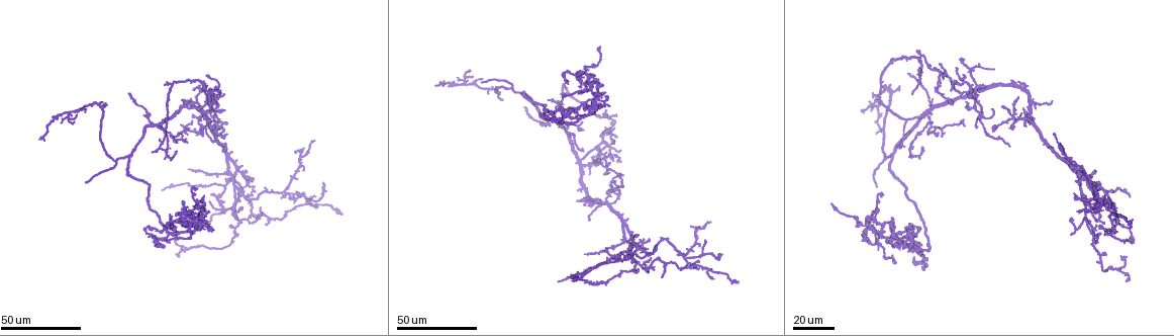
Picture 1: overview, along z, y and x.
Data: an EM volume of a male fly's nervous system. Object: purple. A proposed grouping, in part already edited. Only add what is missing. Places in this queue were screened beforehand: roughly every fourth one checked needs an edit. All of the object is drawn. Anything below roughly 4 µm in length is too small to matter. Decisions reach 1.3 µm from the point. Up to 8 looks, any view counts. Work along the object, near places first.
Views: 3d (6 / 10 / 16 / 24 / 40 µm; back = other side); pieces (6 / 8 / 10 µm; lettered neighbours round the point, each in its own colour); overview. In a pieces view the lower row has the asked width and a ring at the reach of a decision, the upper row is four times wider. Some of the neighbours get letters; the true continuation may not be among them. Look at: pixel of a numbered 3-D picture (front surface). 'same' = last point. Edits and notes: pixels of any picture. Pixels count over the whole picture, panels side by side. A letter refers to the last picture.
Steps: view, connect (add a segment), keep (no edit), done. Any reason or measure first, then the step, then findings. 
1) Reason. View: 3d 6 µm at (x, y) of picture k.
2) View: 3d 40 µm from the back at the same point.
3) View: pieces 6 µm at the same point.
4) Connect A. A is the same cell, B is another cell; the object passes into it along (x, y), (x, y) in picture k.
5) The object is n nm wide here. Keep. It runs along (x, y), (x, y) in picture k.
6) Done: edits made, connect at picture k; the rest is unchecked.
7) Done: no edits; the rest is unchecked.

Thin end. View: 3d 40 µm at (621, 214) of picture 1.

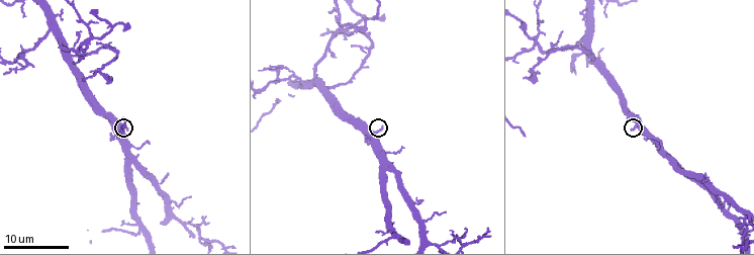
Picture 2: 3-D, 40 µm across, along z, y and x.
View: pieces 6 µm at (631, 130) of picture 2.

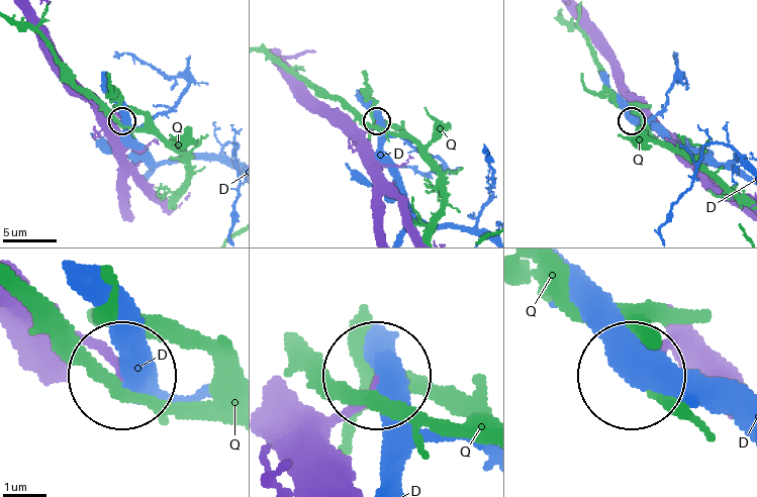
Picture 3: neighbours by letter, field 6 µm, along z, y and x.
Keep. D and Q are other cells; it runs along (292, 400), (336, 411), (376, 382) in picture 3; none of them fits.

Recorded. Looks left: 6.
Tapers out. View: 3d 40 µm at (692, 251) of picture 1.

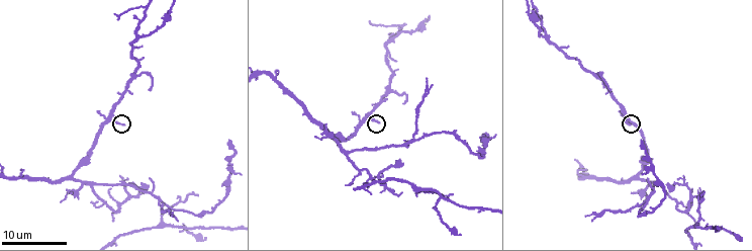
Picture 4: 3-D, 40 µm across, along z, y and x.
What lies round it. View: pieces 10 µm at (122, 124) of picture 4.

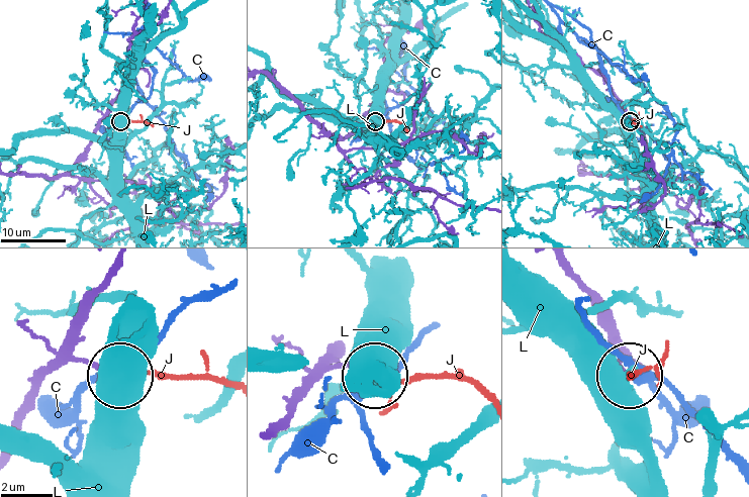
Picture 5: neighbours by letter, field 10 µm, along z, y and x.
Connect J. J is the same cell, C and L are other cells; the object passes into it along (315, 380), (333, 369), (404, 382), (457, 376), (483, 395) in picture 5; it goes on there.

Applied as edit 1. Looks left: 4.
View: overview.

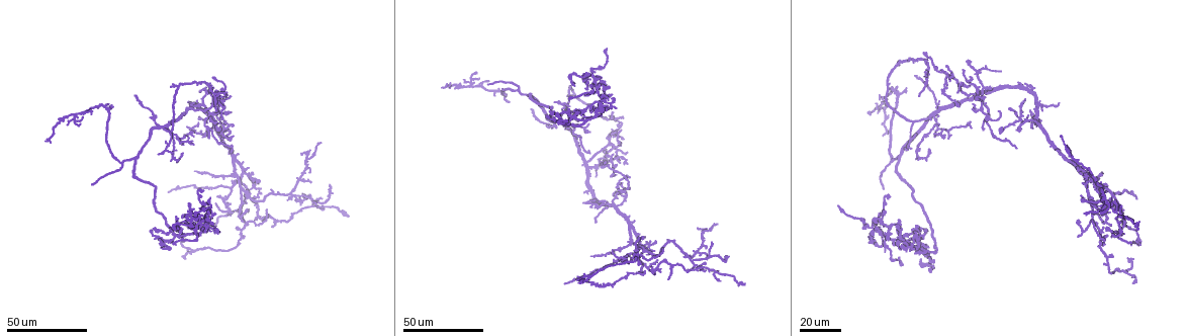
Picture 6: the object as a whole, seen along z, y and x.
An open end. View: 3d 24 µm at (1108, 213) of picture 6.

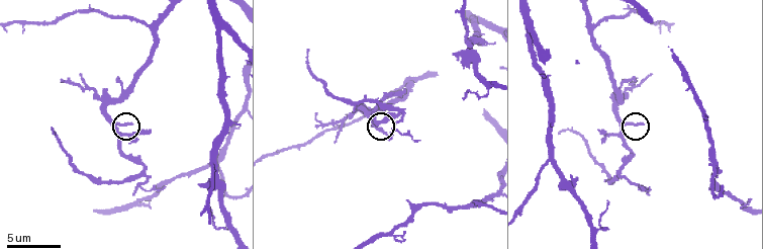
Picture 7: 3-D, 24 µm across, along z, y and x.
See the neighbours. View: pieces 6 µm at (384, 133) of picture 7.

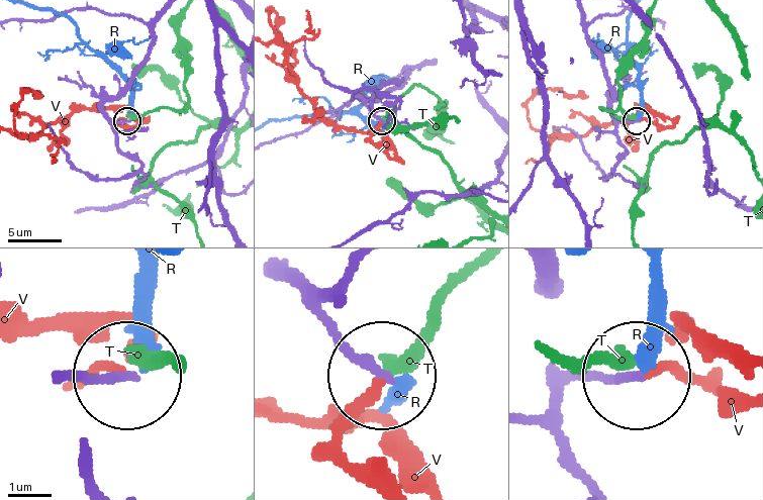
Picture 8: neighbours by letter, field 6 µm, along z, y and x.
Keep. R, T and V are other cells; it runs along (165, 12), (142, 67), (103, 104), (108, 118), (125, 121) in picture 8; no lettered segment goes on from it.

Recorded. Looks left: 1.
Done: edits made, connect at picture 5; the rest is unchecked.

